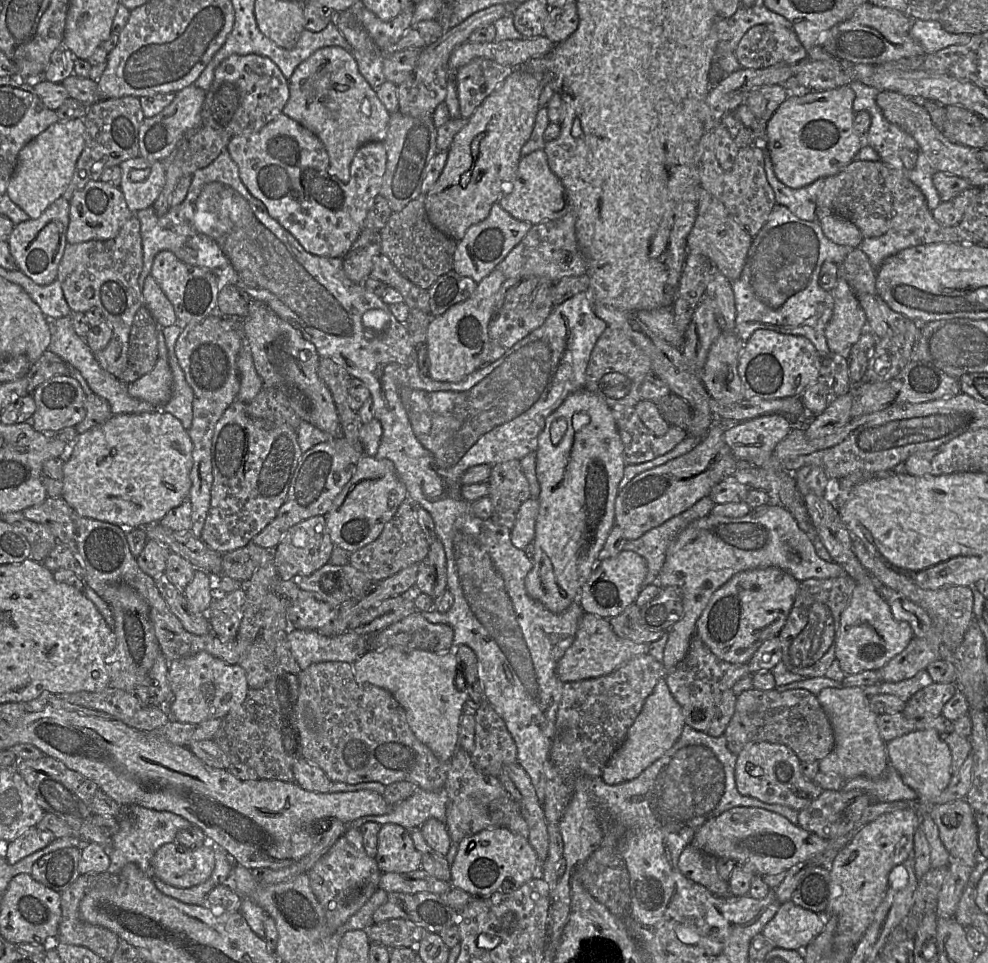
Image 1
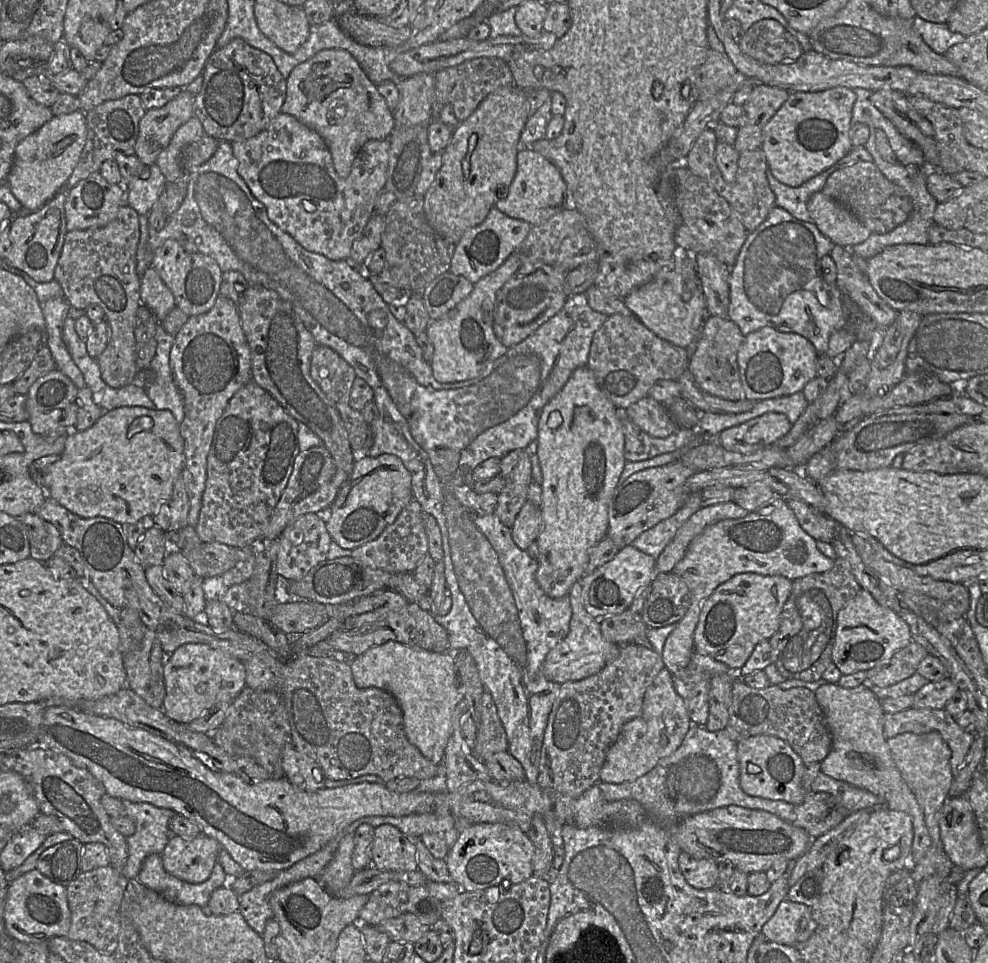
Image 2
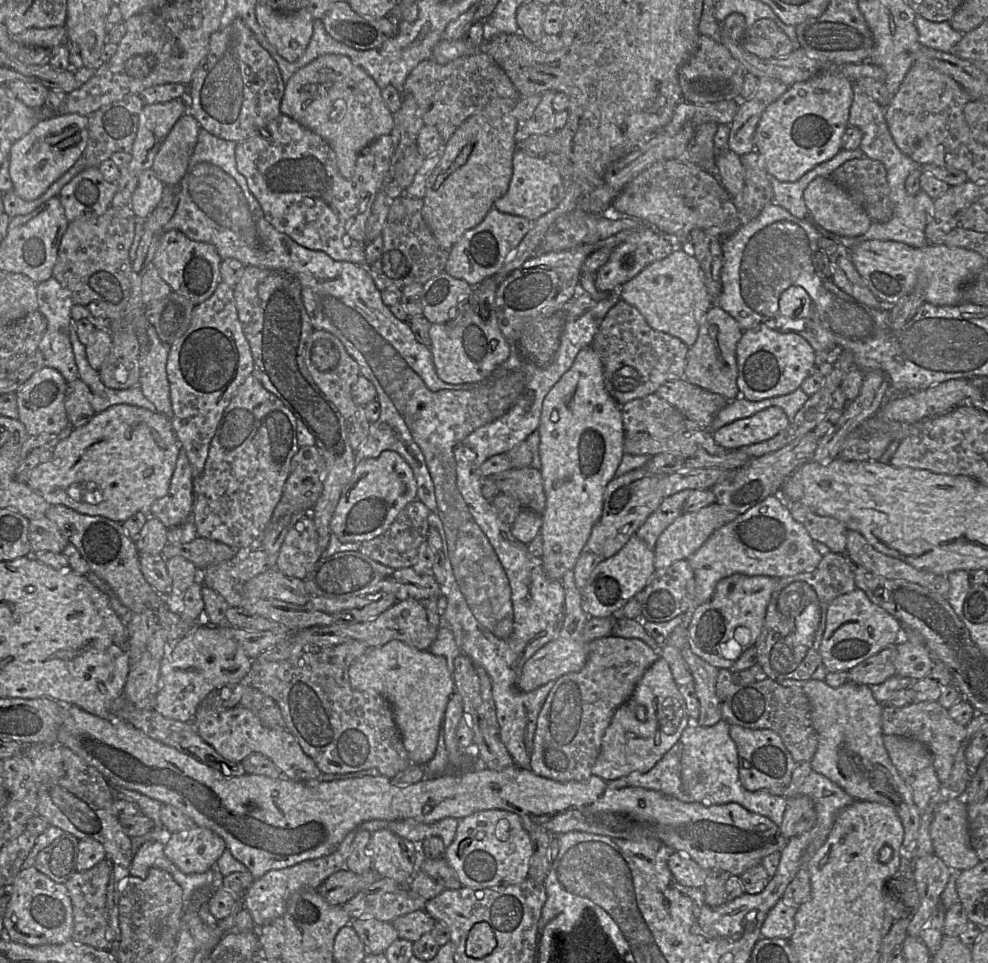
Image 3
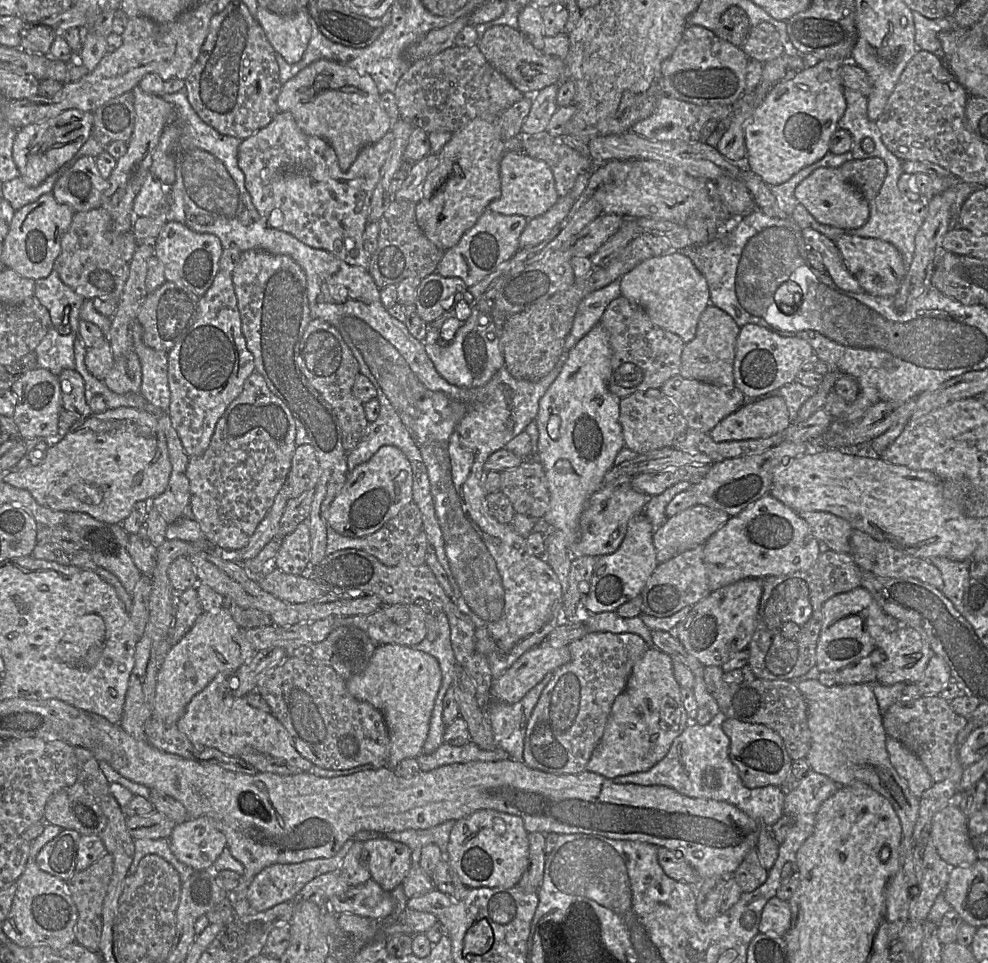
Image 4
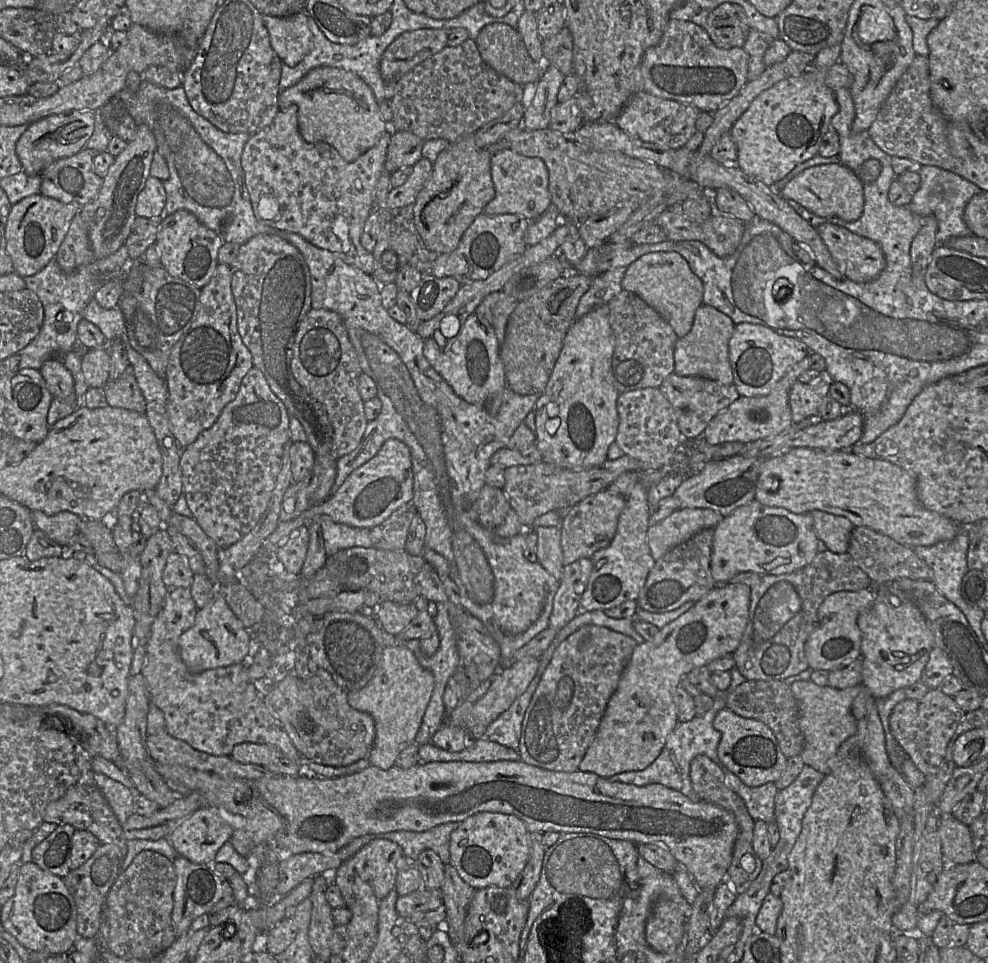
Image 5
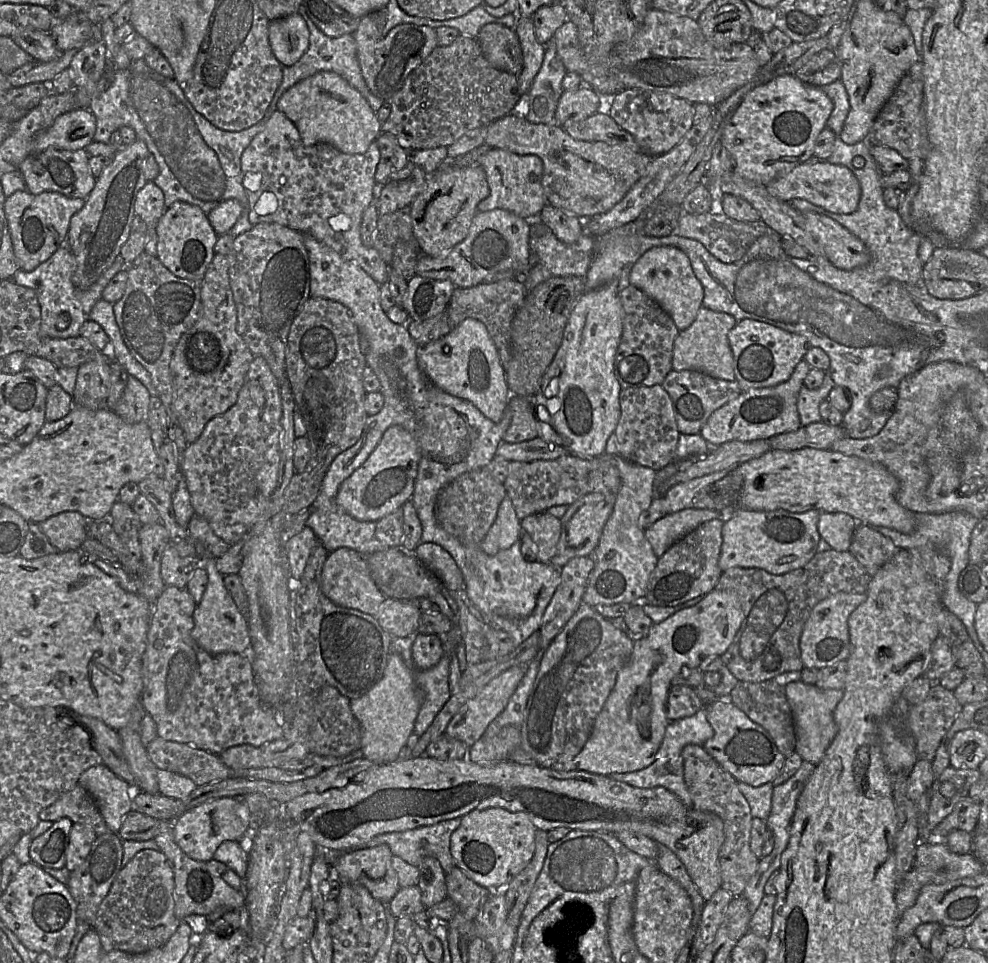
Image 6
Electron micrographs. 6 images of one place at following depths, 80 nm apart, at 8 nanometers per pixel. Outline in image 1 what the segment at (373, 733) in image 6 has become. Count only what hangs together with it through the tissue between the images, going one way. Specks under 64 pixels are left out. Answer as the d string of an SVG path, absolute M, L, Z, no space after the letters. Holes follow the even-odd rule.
M395 647L372 650L353 663L353 671L357 683L378 686L391 693L405 710L407 722L417 739L439 760L450 760L459 747L460 718L465 709L469 709L469 695L462 673L458 675L454 651L430 652Z

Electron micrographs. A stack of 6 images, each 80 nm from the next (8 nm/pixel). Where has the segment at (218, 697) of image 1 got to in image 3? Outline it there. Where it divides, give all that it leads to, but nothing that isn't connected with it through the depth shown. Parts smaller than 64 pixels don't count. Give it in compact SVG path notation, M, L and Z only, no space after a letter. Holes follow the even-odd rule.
M206 623L198 625L191 633L168 647L161 661L155 710L168 719L191 723L205 698L214 690L239 683L250 672L252 661L235 640L222 632L222 627Z

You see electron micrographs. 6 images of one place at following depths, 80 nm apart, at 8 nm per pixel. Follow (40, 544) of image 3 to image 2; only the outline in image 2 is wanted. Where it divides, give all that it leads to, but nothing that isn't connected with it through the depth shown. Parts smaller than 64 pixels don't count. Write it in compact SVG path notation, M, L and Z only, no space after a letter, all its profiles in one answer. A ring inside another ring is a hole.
M36 513L17 517L25 526L30 542L30 557L45 563L64 544L58 529Z

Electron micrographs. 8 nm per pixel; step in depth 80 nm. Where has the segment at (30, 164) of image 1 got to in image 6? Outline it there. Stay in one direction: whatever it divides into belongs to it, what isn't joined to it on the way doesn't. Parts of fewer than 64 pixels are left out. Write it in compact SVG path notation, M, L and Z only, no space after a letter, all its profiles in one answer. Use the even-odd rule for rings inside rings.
M76 108L58 116L53 124L36 135L32 153L48 148L75 151L84 149L93 141L95 117L85 108Z

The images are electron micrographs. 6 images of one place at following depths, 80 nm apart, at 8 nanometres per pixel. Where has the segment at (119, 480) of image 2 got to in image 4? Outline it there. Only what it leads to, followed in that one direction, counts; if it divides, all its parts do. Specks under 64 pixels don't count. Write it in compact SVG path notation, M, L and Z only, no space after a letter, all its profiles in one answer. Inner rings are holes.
M119 407L91 414L51 440L43 461L23 470L10 470L3 480L25 489L42 506L81 512L101 522L122 524L139 501L162 494L172 466L165 434L149 411Z

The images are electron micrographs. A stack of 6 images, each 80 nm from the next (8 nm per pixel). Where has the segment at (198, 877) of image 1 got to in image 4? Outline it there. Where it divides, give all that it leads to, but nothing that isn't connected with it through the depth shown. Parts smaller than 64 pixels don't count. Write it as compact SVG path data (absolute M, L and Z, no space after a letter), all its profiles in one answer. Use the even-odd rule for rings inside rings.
M205 816L177 824L168 840L176 858L194 870L212 870L227 846L225 835Z

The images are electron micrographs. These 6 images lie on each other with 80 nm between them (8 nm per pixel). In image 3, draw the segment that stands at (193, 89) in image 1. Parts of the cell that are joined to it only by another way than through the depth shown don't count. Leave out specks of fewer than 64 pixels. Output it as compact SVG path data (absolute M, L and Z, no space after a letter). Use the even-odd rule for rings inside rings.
M182 98L143 106L139 114L137 132L130 151L131 160L126 167L120 169L120 175L116 182L117 190L111 201L112 207L129 205L131 196L137 187L140 174L144 170L152 167L154 157L165 137L168 135L175 122L182 115L187 113L187 111L188 107Z

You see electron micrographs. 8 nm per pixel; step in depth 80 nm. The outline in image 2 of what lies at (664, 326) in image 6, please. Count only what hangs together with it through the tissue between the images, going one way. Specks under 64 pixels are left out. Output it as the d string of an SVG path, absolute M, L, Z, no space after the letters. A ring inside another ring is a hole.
M613 314L594 333L587 366L610 401L616 407L626 409L648 396L657 381L677 381L688 370L689 357L687 349L660 338L634 314Z

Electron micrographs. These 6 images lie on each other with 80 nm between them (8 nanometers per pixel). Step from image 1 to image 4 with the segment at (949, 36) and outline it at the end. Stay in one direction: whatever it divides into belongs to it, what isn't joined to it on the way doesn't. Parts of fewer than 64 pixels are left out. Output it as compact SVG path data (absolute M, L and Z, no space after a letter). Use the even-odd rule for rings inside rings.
M912 11L915 26L915 44L918 50L941 54L941 43L938 35L942 31L955 28L951 18L929 19L916 11Z

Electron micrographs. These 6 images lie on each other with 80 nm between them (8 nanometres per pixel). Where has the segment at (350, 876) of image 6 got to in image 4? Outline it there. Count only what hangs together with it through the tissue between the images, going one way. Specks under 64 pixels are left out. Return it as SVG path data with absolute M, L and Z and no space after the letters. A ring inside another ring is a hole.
M380 837L363 843L362 861L384 891L402 884L413 863L413 852L404 843Z

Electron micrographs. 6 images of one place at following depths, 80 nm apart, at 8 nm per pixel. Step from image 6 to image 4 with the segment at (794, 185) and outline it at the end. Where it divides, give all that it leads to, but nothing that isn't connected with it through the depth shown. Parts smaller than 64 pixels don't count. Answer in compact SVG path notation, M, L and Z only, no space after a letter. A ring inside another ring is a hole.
M821 167L804 178L795 188L798 202L822 224L841 229L862 227L869 218L869 204L860 190L849 182L839 168Z

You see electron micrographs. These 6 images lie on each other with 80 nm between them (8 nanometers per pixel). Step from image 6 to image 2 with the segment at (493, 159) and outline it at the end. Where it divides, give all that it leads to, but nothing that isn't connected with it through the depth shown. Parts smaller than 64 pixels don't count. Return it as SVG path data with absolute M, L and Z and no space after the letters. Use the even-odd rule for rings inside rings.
M520 148L517 153L517 170L507 197L494 206L507 216L539 225L570 205L570 194L559 169L540 153Z

